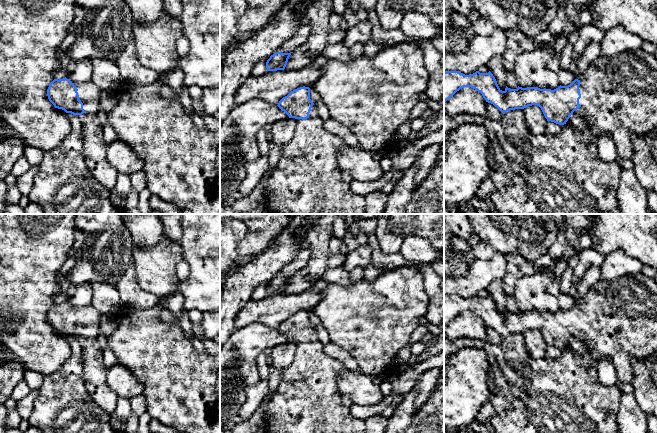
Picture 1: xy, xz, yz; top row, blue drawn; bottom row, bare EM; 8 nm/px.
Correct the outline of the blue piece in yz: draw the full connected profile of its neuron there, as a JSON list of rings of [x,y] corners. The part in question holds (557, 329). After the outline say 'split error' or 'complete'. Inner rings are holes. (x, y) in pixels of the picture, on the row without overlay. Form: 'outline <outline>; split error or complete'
outline [[[642,272],[625,275],[621,279],[601,279],[588,289],[585,295],[568,310],[540,313],[538,311],[519,311],[502,315],[493,300],[476,295],[465,299],[458,295],[444,296],[444,327],[457,315],[471,311],[480,316],[486,326],[493,328],[502,337],[537,329],[547,345],[564,349],[573,337],[579,337],[585,345],[583,357],[589,353],[600,360],[610,357],[616,370],[617,379],[630,383],[633,377],[631,358],[645,360],[657,350],[657,282]]]; split error

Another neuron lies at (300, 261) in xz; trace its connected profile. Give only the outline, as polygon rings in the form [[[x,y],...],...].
[[[301,249],[298,255],[287,264],[276,276],[290,277],[297,271],[304,268],[311,257],[310,249]]]

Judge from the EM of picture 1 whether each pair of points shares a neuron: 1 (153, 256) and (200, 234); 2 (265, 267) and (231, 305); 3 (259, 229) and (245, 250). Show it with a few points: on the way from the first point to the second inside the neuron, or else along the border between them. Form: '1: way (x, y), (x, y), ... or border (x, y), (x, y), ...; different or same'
1: border (178, 242), (183, 259); different
2: way (256, 276), (236, 296); same
3: way (259, 234), (250, 245); same

